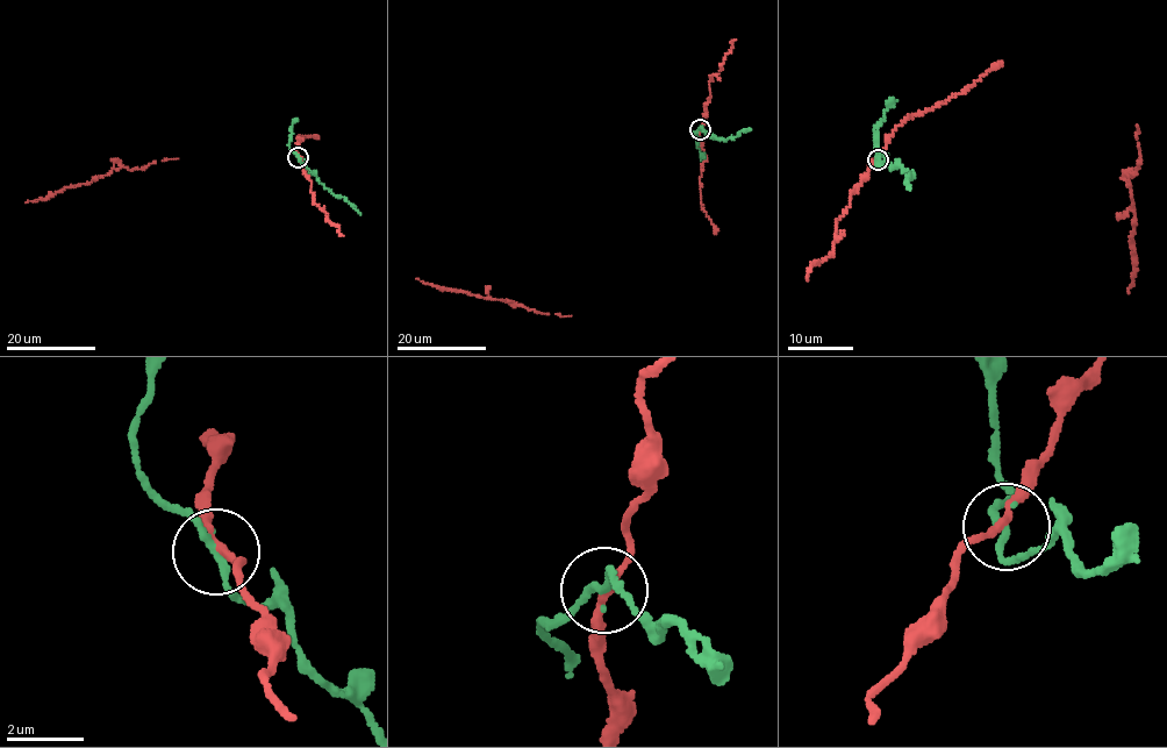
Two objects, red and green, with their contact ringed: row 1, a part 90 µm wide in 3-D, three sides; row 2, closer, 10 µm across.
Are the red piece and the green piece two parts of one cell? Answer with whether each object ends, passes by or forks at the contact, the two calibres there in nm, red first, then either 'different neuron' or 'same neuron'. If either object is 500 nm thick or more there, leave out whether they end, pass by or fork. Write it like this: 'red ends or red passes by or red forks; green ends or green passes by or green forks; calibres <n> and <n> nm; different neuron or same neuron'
red passes by; green passes by; calibres 180 and 180 nm; same neuron

